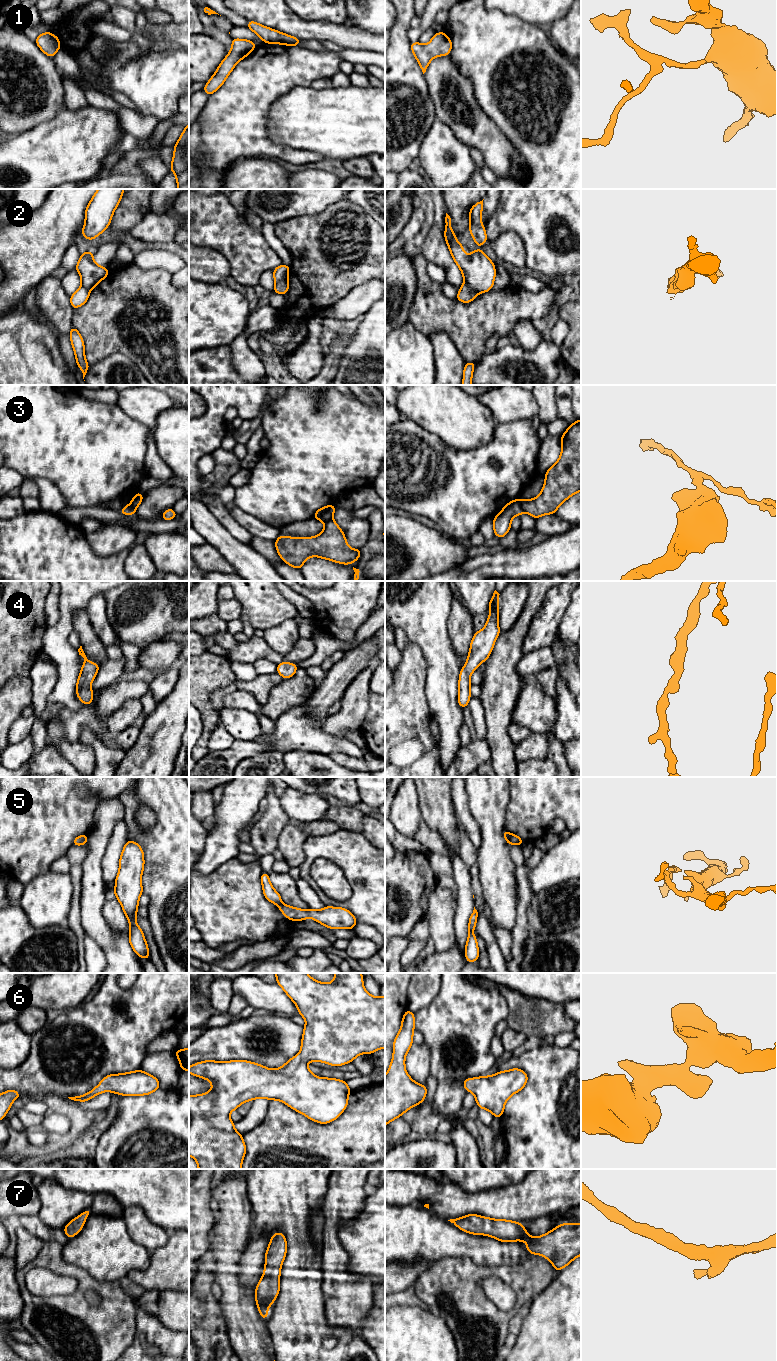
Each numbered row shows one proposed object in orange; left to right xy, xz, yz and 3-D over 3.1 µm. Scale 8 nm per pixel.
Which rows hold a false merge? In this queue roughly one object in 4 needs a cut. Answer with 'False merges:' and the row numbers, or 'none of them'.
False merges: 2, 3, 5

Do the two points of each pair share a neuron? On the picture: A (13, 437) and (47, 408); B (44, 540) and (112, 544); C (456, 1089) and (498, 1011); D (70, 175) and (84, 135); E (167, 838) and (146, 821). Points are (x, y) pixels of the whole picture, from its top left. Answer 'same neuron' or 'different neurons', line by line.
A: same neuron
B: different neurons
C: same neuron
D: same neuron
E: different neurons

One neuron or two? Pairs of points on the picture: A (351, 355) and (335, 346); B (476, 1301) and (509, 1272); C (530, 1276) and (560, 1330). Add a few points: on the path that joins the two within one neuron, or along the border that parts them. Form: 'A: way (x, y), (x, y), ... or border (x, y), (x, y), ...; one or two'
A: border (352, 334), (351, 341), (344, 349), (336, 373); two
B: way (475, 1288), (475, 1281), (484, 1272), (496, 1272); one
C: border (555, 1274), (552, 1281), (533, 1299); two

